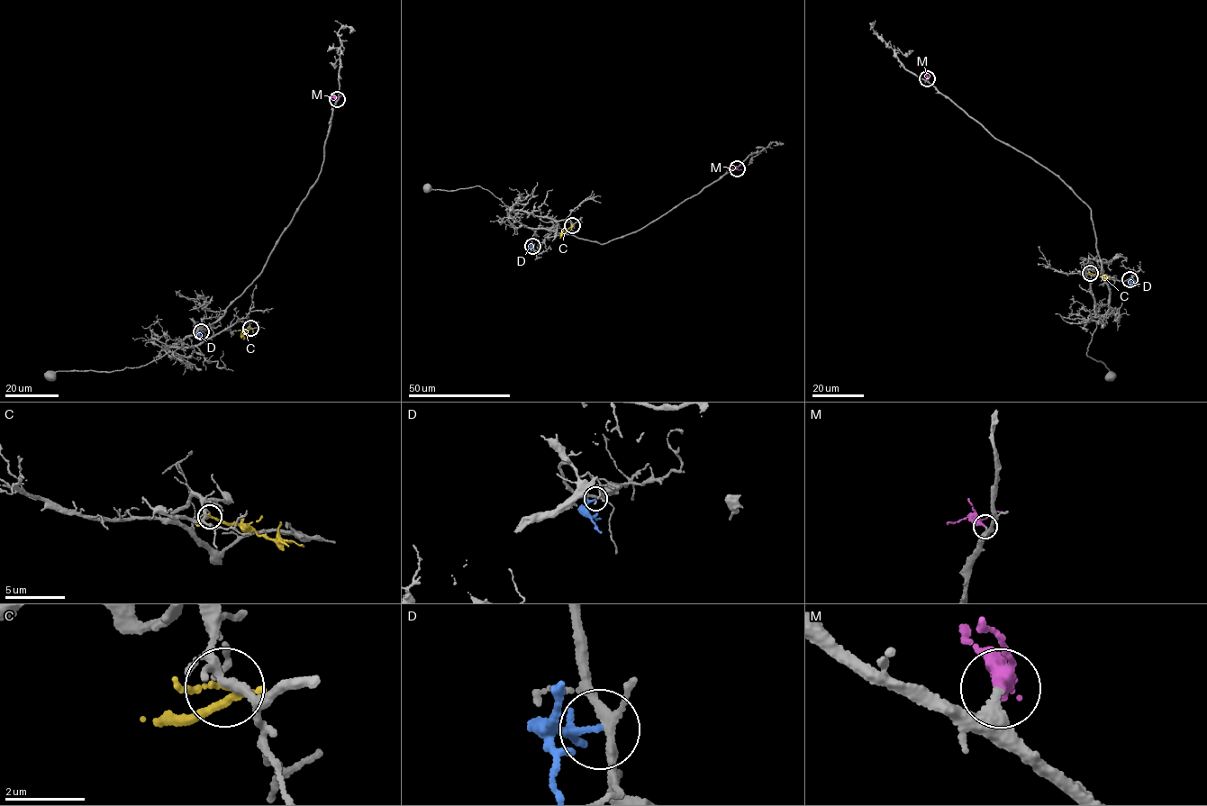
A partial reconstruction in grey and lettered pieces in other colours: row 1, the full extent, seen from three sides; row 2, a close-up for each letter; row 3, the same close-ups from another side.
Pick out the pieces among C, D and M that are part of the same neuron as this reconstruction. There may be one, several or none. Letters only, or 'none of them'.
M

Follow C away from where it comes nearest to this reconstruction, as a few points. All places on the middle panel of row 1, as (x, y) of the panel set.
C: (572, 226), (563, 230), (559, 238)

